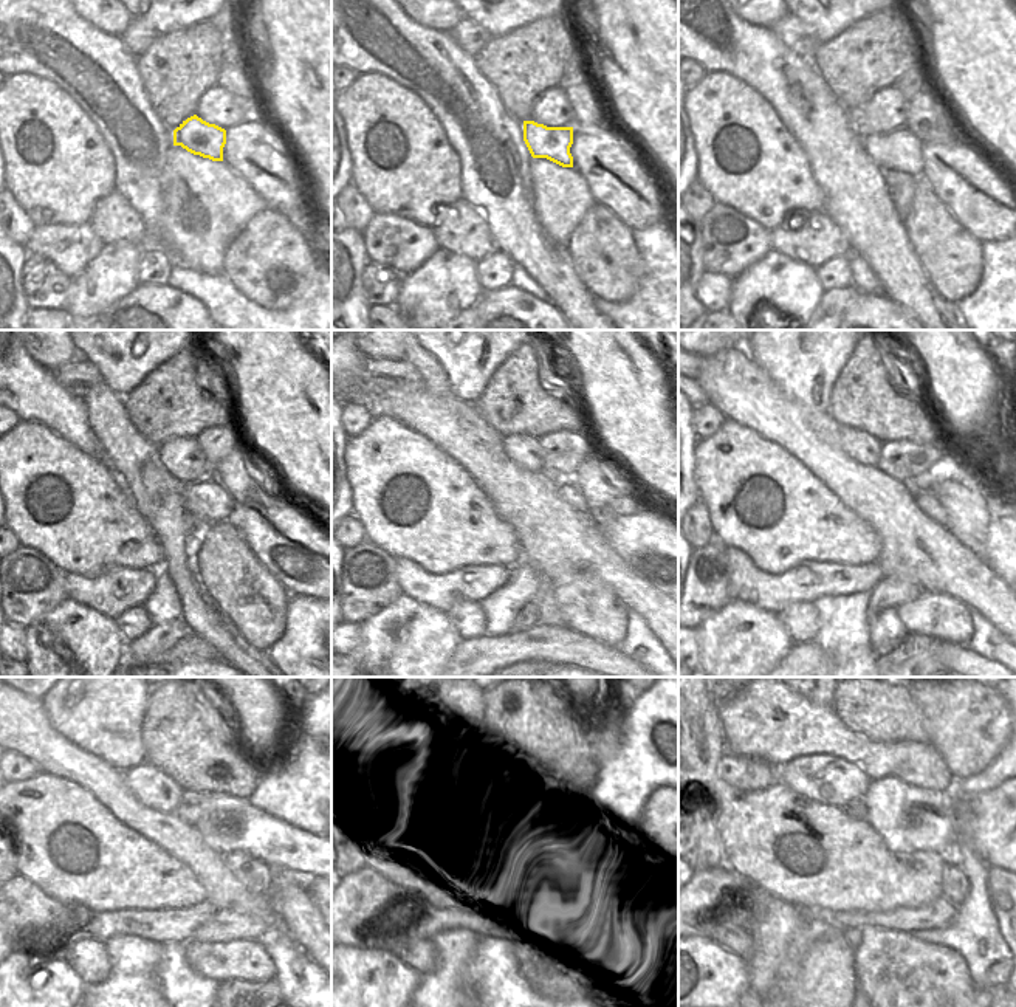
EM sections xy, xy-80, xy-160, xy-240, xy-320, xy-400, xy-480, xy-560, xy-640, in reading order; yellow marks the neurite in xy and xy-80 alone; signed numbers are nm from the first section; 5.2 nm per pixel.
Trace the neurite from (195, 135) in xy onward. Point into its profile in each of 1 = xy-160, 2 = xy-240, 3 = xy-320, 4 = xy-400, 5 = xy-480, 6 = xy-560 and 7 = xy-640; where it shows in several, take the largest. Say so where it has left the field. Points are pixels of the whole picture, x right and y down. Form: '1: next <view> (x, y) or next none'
1: next xy-160 (900, 151)
2: next xy-240 (208, 501)
3: next xy-320 (570, 493)
4: next xy-400 (926, 502)
5: next xy-480 (256, 876)
6: next xy-560 (595, 877)
7: next xy-640 (954, 885)

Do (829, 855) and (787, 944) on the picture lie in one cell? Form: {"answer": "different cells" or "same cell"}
{"answer": "different cells"}

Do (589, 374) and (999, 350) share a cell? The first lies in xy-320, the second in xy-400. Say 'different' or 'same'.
different

